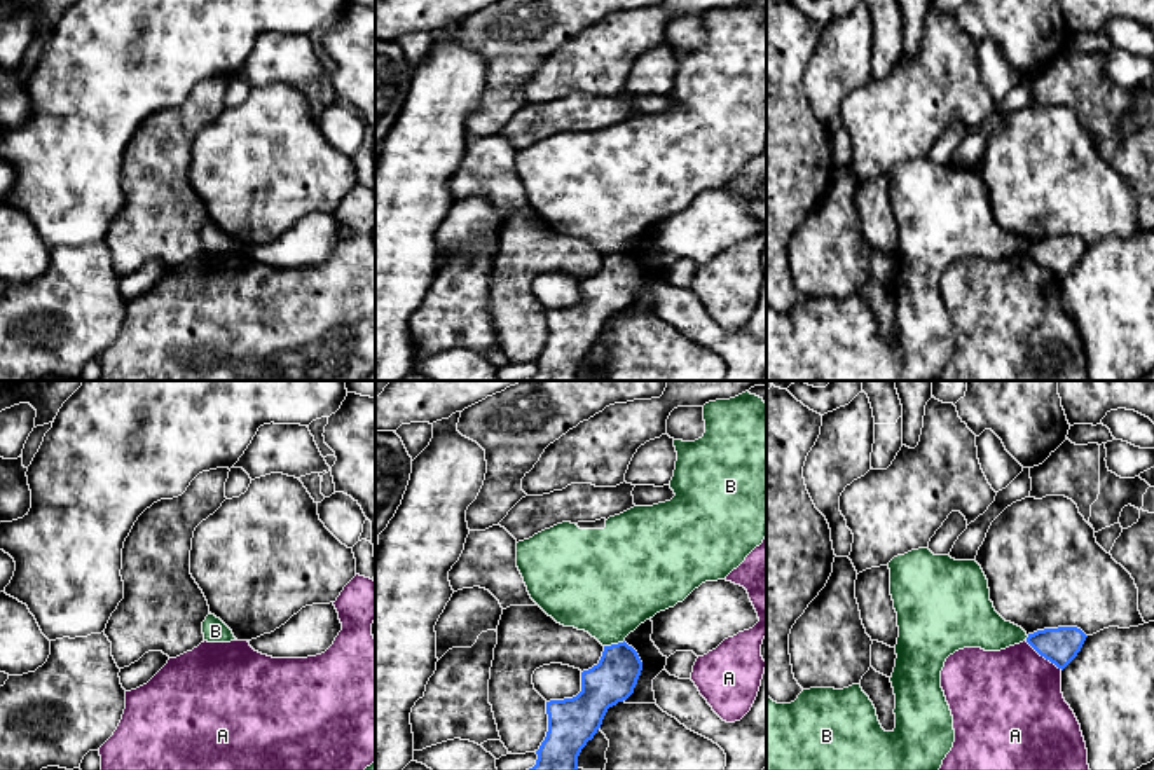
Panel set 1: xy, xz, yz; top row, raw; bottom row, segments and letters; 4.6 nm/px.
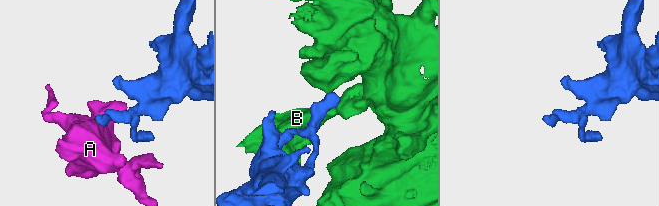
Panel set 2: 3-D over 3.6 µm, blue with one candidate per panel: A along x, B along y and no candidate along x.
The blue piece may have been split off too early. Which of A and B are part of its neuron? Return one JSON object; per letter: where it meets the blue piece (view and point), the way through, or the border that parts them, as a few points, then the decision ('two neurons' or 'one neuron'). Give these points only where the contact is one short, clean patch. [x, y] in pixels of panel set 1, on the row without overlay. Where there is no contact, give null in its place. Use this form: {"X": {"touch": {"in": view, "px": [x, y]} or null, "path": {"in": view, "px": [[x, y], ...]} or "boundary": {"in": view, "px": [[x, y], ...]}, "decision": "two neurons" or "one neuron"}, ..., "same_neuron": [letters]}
{"A": {"touch": {"in": "yz", "px": [1044, 266]}, "boundary": {"in": "yz", "px": [[1025, 250], [1062, 278]]}, "decision": "two neurons"}, "B": {"touch": {"in": "xz", "px": [613, 254]}, "boundary": {"in": "xz", "px": [[624, 248], [604, 255]]}, "decision": "two neurons"}, "same_neuron": []}

